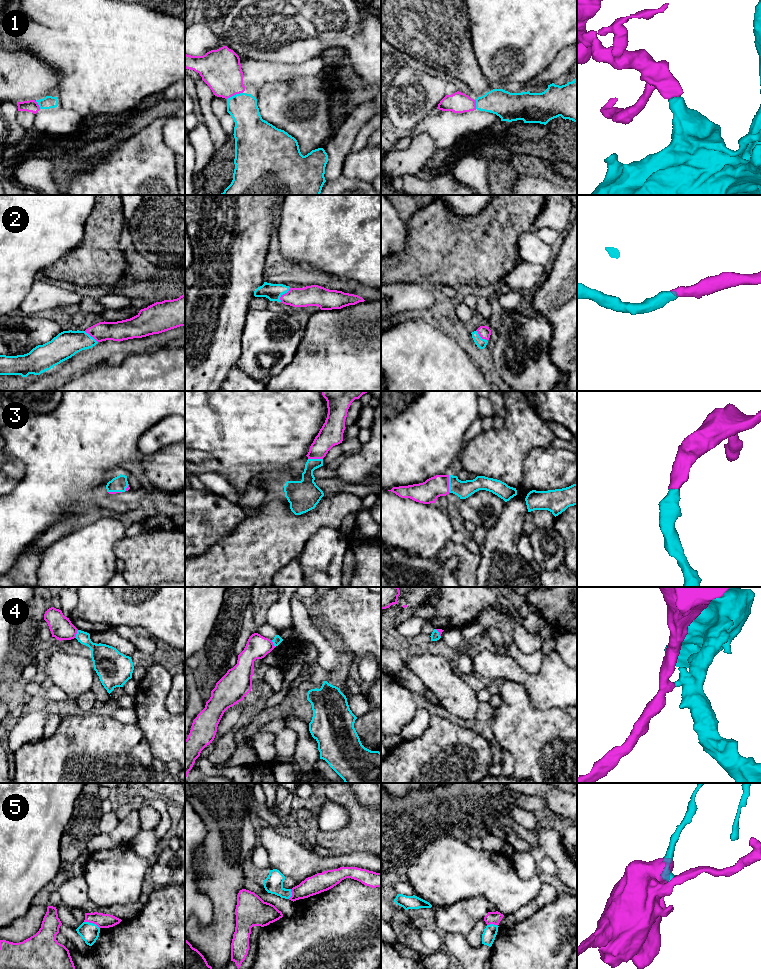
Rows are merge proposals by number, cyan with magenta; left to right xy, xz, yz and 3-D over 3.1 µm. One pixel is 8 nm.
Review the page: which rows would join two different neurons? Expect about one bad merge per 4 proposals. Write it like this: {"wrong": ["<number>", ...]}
{"wrong": ["4", "5"]}

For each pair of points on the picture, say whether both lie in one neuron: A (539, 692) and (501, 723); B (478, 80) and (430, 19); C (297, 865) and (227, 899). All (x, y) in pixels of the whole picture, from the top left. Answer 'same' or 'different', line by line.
A: different
B: same
C: different

